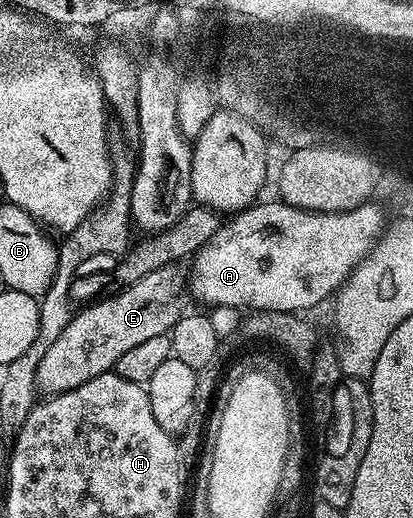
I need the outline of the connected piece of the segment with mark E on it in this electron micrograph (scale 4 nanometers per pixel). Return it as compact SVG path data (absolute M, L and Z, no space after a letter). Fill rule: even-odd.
M178 263L159 267L113 295L79 308L56 343L45 352L36 371L37 388L43 394L53 395L80 387L102 373L111 372L117 360L132 347L169 334L187 308L188 273L181 267Z

